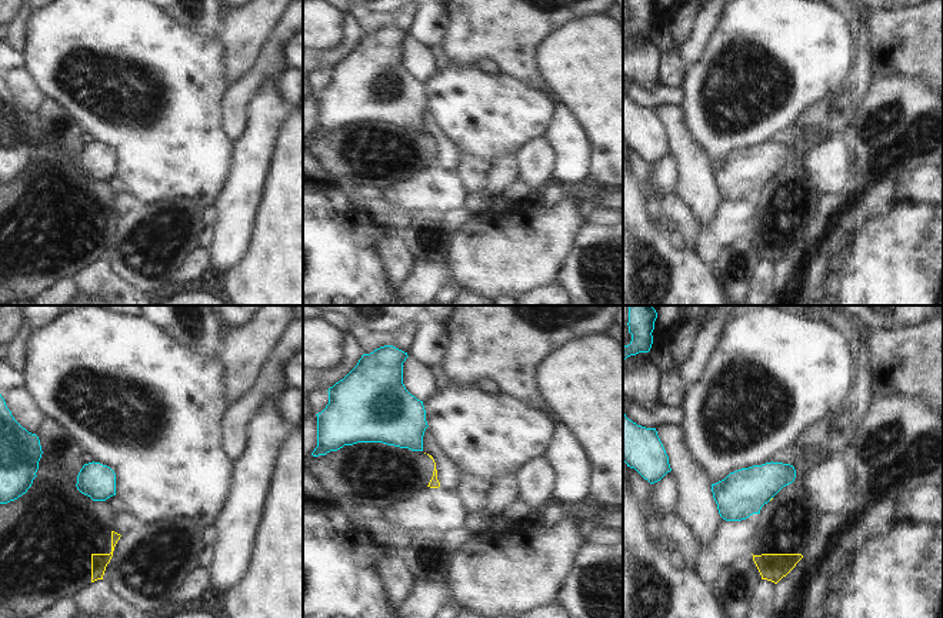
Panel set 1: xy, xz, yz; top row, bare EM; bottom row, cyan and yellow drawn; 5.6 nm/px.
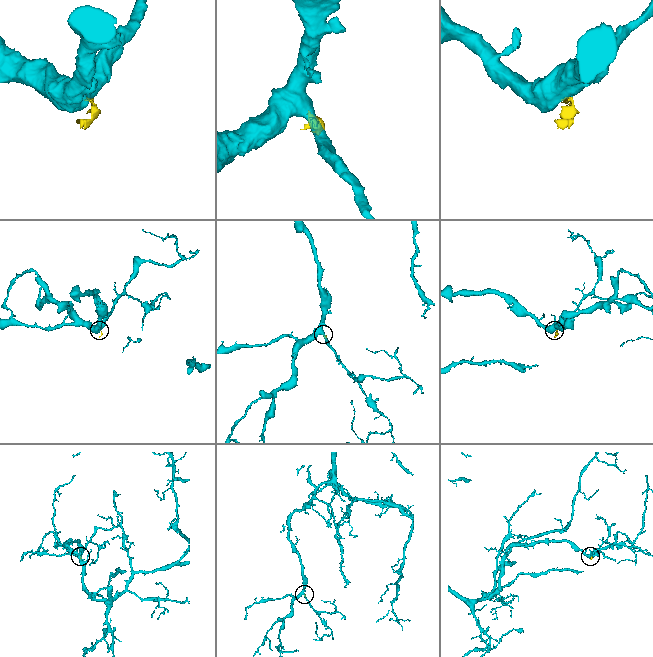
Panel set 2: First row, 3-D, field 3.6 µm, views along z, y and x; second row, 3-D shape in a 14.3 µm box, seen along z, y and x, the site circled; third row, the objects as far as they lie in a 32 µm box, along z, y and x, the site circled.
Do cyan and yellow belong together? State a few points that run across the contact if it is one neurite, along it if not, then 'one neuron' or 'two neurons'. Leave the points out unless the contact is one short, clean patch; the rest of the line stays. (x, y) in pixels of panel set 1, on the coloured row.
yz (772, 497), (769, 500) | two neurons

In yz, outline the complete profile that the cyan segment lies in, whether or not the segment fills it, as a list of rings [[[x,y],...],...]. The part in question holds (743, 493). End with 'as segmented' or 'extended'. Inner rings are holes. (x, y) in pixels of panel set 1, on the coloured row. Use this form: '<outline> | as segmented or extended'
[[[772,461],[730,472],[712,484],[712,492],[723,520],[742,521],[760,514],[762,507],[794,478],[793,465]]] | as segmented

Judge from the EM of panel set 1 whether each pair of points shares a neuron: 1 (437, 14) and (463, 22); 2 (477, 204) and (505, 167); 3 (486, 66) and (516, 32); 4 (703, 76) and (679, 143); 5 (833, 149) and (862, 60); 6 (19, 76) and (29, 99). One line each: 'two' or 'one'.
1: two
2: one
3: two
4: two
5: two
6: one

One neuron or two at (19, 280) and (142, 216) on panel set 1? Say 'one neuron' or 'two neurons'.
two neurons

